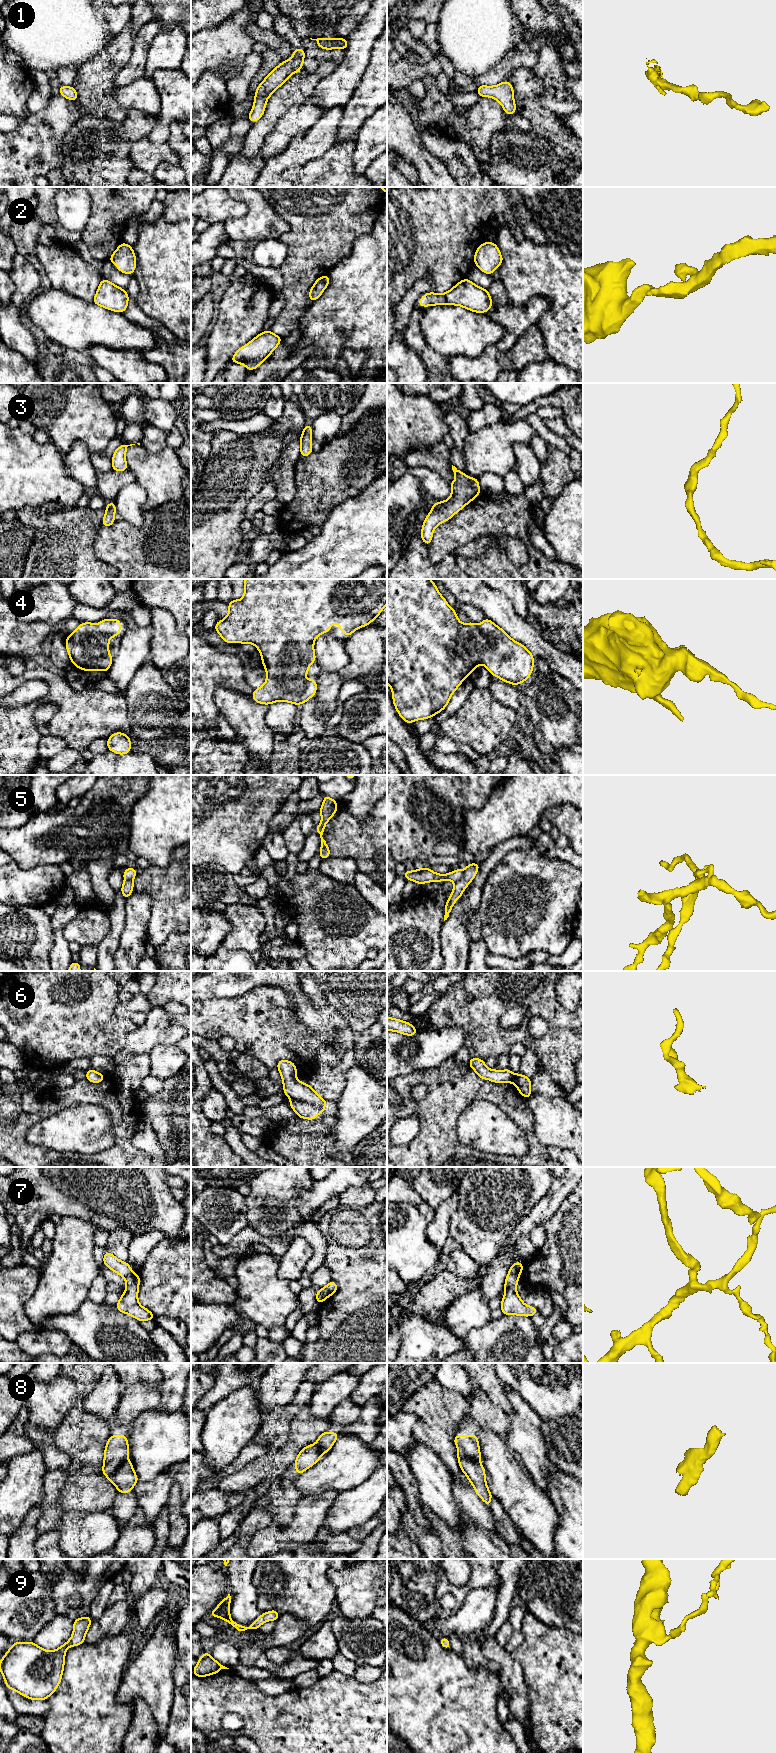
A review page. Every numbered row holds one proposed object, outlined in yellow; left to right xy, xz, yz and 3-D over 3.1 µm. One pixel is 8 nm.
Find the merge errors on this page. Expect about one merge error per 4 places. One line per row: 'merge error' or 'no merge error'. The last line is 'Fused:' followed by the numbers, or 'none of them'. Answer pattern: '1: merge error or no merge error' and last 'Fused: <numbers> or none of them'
1: no merge error
2: no merge error
3: no merge error
4: no merge error
5: merge error
6: no merge error
7: merge error
8: merge error
9: no merge error
Fused: 5, 7, 8

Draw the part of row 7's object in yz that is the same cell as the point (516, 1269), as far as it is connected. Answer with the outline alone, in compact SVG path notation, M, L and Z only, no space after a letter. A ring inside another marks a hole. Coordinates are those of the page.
M519 1261L517 1263L513 1263L512 1266L508 1270L509 1270L509 1273L517 1277L520 1277L523 1270L523 1262Z

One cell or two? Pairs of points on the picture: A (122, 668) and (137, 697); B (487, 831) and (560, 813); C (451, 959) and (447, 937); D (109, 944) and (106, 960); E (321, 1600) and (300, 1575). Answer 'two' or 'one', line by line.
A: two
B: two
C: one
D: one
E: one

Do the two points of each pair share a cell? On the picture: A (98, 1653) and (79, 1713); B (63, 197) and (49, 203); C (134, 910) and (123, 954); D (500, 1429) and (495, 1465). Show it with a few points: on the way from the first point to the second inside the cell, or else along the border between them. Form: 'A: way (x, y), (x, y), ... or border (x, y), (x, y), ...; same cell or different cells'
A: way (97, 1668), (91, 1675), (86, 1698); same cell
B: border (55, 197), (55, 213), (58, 220); different cells
C: way (134, 921), (132, 943); same cell
D: border (477, 1434), (483, 1429), (490, 1429), (503, 1440); different cells

